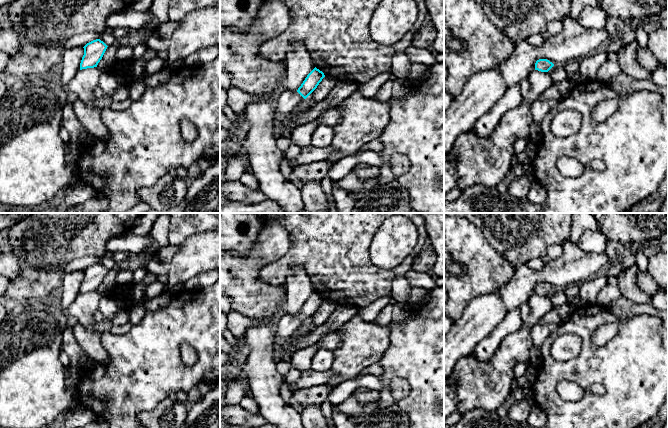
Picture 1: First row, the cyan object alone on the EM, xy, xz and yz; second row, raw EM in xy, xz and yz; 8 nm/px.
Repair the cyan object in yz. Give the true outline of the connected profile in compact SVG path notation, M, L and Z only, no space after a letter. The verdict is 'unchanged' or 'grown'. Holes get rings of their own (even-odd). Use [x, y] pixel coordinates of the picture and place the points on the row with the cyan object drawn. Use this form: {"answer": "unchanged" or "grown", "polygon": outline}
{"answer": "unchanged", "polygon": "M539 59L535 63L535 70L541 71L541 72L548 72L554 64L550 62L547 59Z"}

